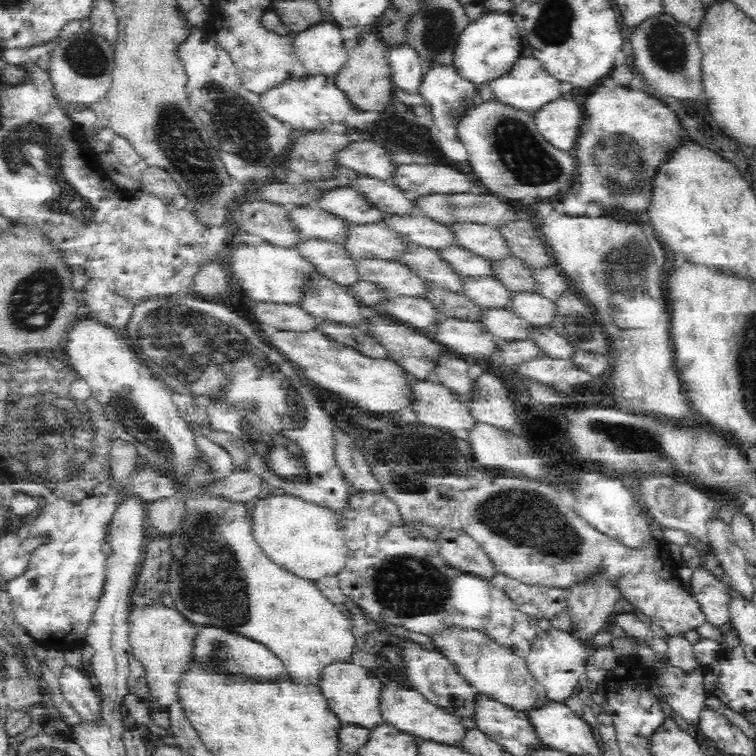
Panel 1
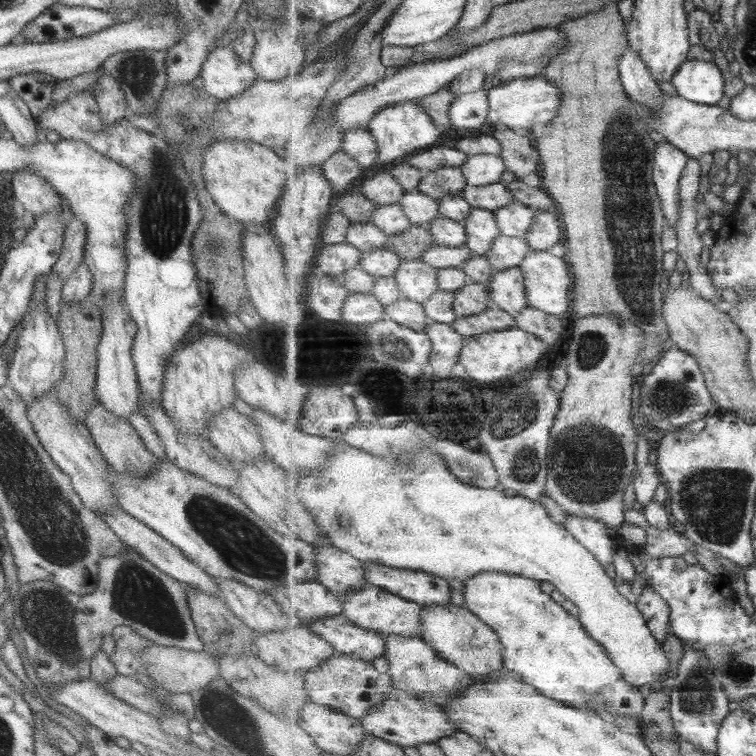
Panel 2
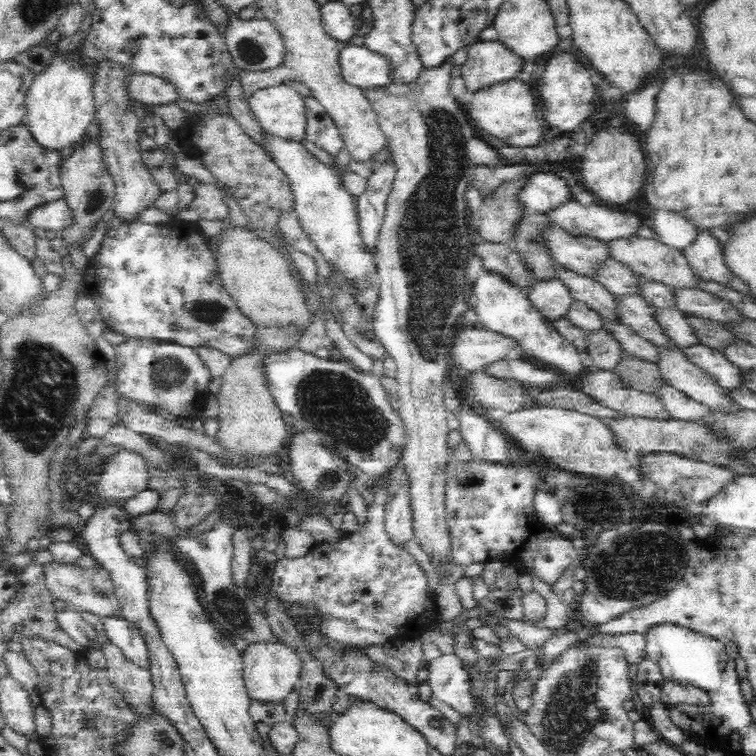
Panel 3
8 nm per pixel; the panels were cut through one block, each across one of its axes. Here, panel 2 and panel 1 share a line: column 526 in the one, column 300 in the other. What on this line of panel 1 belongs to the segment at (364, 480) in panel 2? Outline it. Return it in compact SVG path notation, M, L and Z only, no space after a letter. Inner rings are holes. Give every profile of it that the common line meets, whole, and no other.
M286 492L283 495L269 493L265 498L256 497L249 500L246 505L248 505L252 521L254 521L252 532L256 542L262 547L266 556L278 566L300 578L307 578L311 581L316 581L322 576L337 576L344 568L347 555L345 539L337 516L331 510Z

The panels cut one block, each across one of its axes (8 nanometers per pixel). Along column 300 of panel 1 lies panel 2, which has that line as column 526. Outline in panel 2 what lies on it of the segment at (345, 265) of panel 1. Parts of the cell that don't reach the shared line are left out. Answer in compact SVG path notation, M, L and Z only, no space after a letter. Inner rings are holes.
M501 235L494 240L491 251L487 252L485 258L489 260L491 266L498 272L514 267L521 267L527 255L535 252L529 246L526 237L512 237Z

